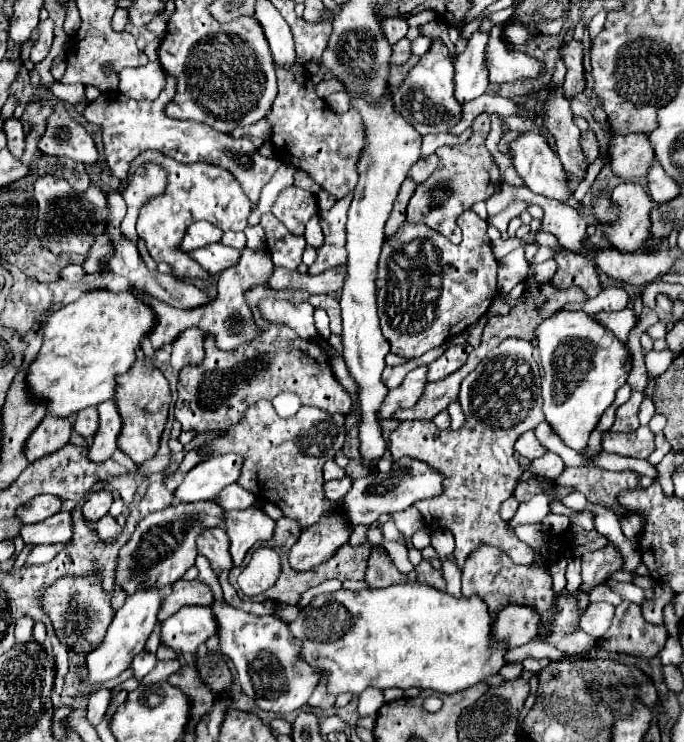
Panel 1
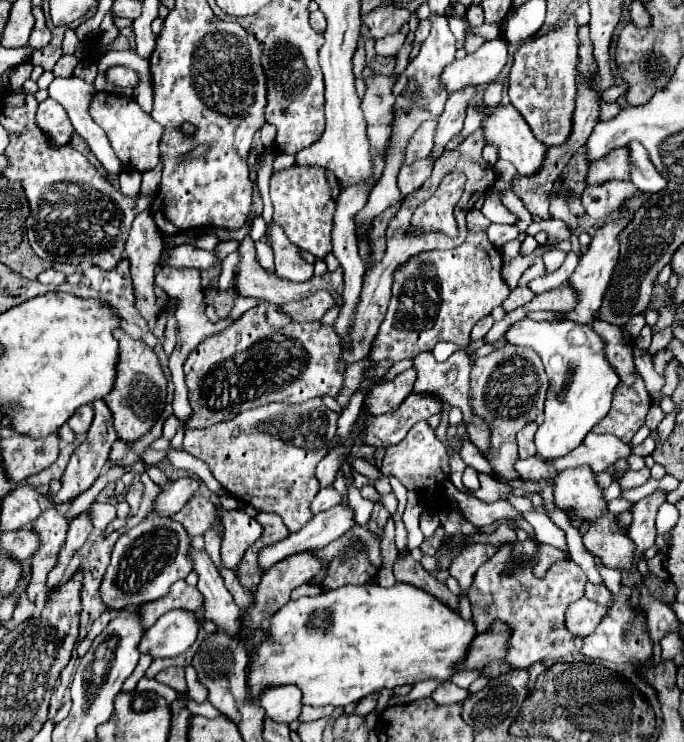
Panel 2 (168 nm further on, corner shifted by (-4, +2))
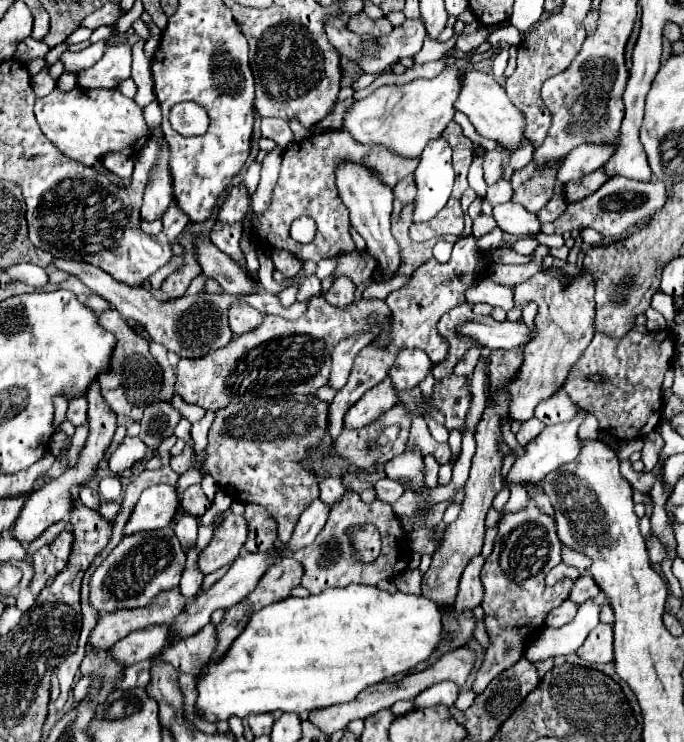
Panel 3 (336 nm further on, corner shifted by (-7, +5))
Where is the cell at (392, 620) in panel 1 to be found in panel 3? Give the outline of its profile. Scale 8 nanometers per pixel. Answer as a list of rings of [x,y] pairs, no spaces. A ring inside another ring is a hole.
[[[350,584],[346,588],[332,588],[332,590],[324,590],[322,594],[316,594],[316,596],[308,596],[308,598],[294,598],[294,596],[288,596],[286,600],[280,600],[272,606],[266,606],[262,610],[258,610],[256,614],[252,614],[246,630],[240,634],[240,638],[236,638],[236,642],[232,644],[232,648],[228,650],[228,654],[212,664],[210,668],[204,670],[204,678],[198,682],[198,710],[210,720],[226,720],[228,716],[248,716],[248,714],[260,714],[260,712],[274,712],[274,710],[282,710],[282,712],[296,712],[296,714],[302,714],[304,710],[312,710],[312,708],[328,708],[328,706],[336,706],[336,704],[344,704],[344,702],[352,702],[352,698],[356,698],[358,692],[366,690],[368,686],[374,686],[378,682],[384,682],[388,680],[390,676],[396,676],[396,674],[402,674],[402,672],[408,672],[408,670],[414,670],[418,664],[422,662],[428,662],[432,652],[438,650],[438,646],[442,642],[450,640],[446,634],[444,634],[444,626],[442,626],[442,620],[440,620],[440,612],[436,608],[436,604],[428,598],[422,598],[422,596],[414,596],[414,594],[404,594],[404,592],[386,592],[386,590],[380,590],[376,586],[366,586],[366,584]]]

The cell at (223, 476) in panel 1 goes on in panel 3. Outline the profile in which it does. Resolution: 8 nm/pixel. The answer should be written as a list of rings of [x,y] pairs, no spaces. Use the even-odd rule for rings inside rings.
[[[158,484],[142,492],[124,534],[134,534],[140,530],[160,530],[168,526],[178,514],[178,492],[174,486]]]

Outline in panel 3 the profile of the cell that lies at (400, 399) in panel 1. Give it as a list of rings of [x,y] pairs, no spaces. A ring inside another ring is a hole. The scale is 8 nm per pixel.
[[[388,376],[384,382],[370,388],[346,414],[344,428],[360,428],[368,422],[376,420],[384,412],[392,410],[398,404],[398,394],[392,378]]]

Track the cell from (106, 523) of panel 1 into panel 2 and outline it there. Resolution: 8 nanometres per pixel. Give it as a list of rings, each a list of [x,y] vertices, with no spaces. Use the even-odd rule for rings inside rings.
[[[91,503],[91,507],[87,509],[91,521],[93,521],[93,527],[97,533],[101,533],[113,519],[115,519],[115,505],[111,503]]]

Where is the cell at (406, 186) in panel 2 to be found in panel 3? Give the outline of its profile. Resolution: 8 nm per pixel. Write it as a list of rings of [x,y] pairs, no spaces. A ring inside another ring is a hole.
[[[410,174],[408,178],[400,180],[396,186],[394,186],[394,196],[402,202],[402,204],[408,204],[416,198],[416,182],[414,182],[414,174]]]

